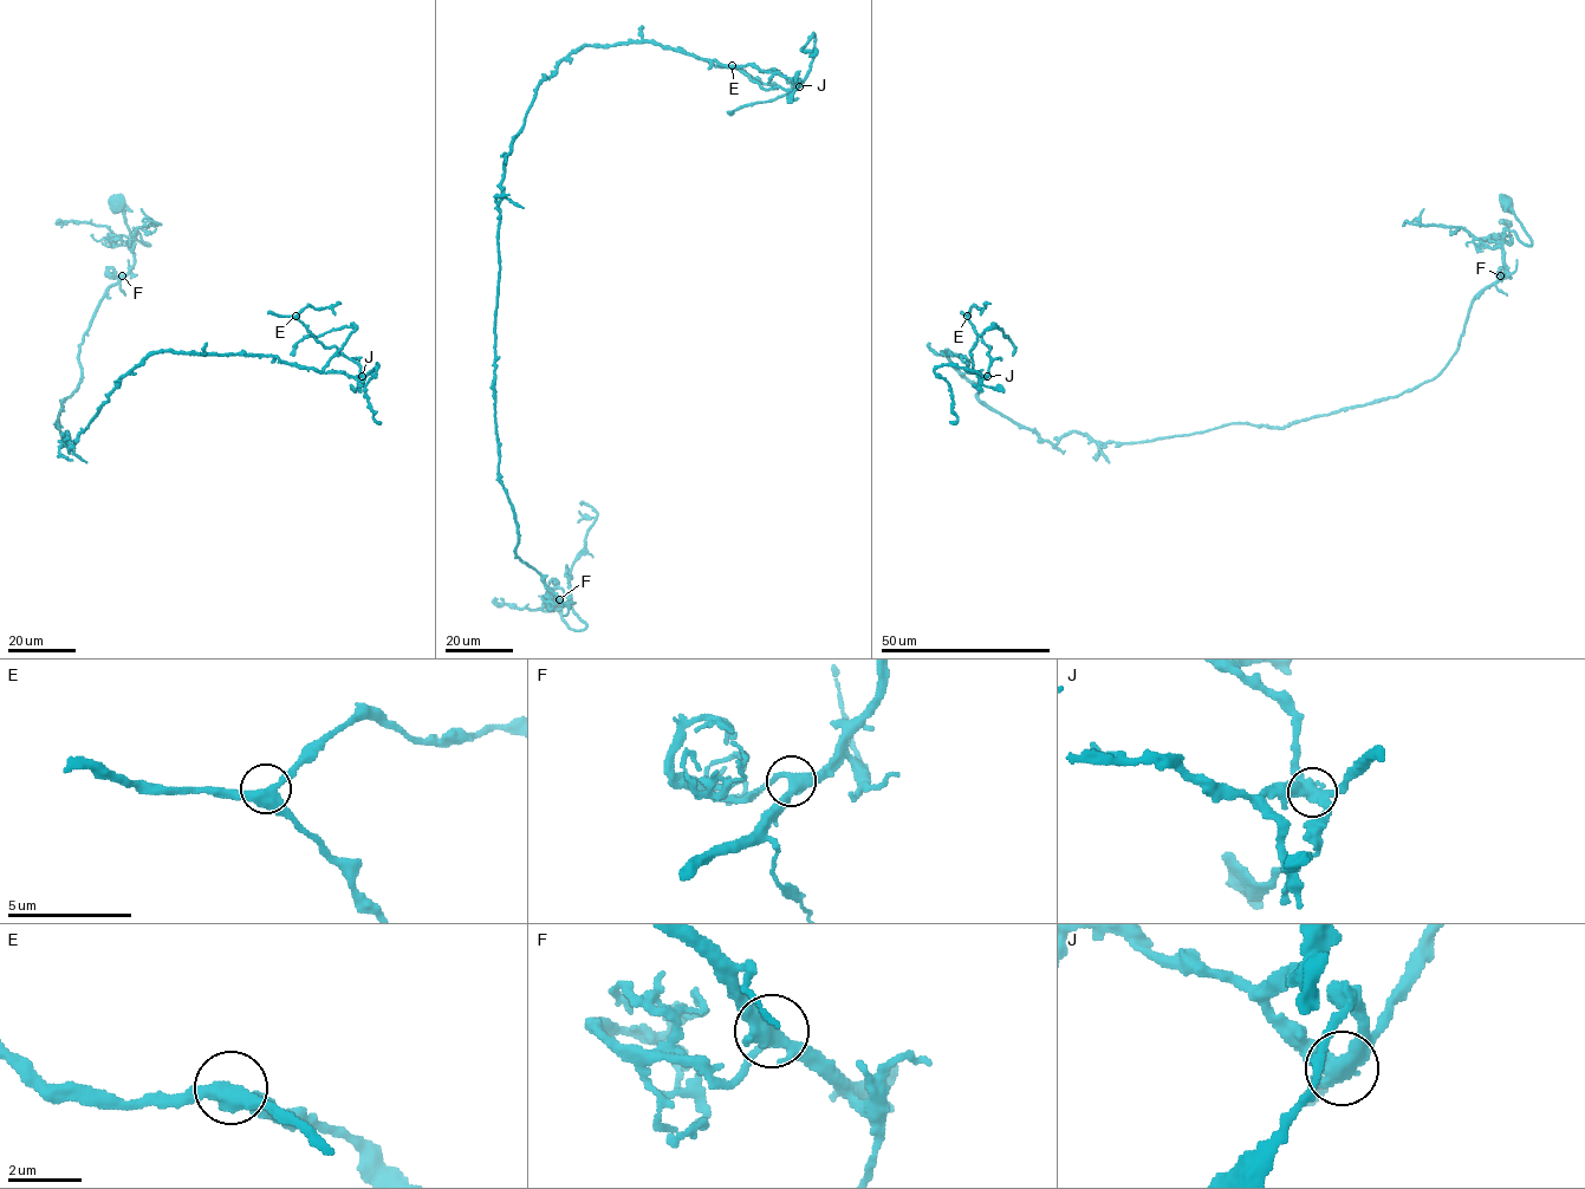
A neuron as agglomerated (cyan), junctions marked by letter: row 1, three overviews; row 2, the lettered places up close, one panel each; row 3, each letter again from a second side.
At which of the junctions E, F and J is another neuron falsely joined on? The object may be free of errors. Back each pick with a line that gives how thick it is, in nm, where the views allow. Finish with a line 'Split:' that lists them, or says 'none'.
J: Thickness 440 nm
Split: J

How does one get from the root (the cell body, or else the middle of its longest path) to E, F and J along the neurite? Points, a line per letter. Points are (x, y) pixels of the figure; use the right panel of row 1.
E: (1507, 206), (1531, 244), (1505, 231), (1436, 376), (1284, 427), (1052, 444), (943, 353), (988, 375), (967, 316)
F: (1507, 206), (1531, 244), (1525, 245), (1513, 231), (1505, 231), (1502, 252), (1506, 271), (1500, 275)
J: (1507, 206), (1531, 244), (1505, 231), (1457, 351), (1391, 397), (1052, 444), (943, 353), (987, 376)

